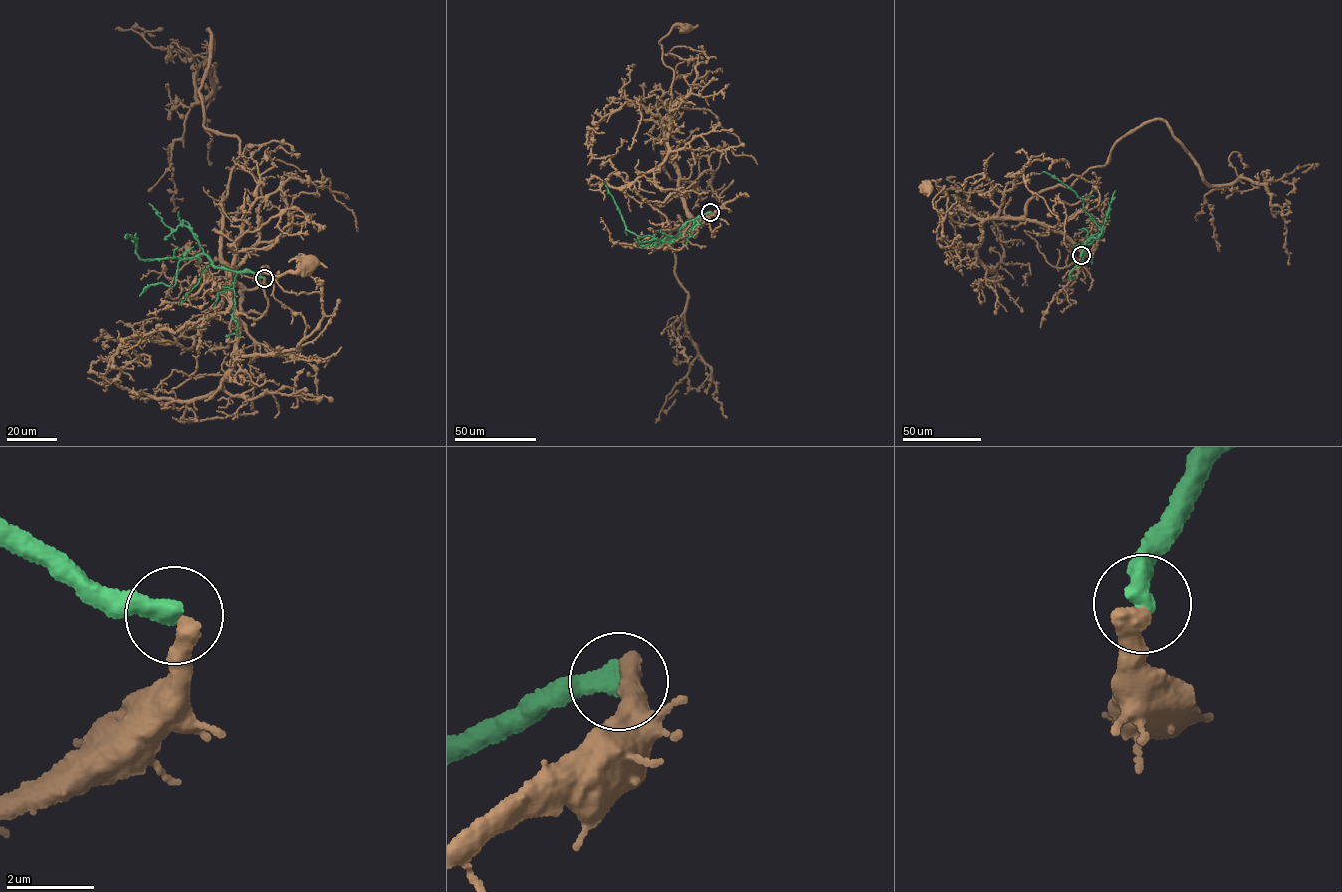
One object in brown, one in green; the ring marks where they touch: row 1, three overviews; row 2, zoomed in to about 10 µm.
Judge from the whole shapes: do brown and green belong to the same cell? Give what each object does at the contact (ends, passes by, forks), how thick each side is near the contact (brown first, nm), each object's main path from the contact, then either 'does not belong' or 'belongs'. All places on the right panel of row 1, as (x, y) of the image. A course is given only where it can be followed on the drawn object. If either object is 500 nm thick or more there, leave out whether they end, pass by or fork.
500/480 nm | brown via (1081, 255), (1061, 233), (1036, 222), (959, 223), (947, 212), (946, 192), (933, 180), (920, 186), (927, 188) | green via (1081, 255), (1085, 243), (1098, 237), (1102, 231), (1083, 208), (1083, 200), (1076, 193), (1042, 172) | does not belong

